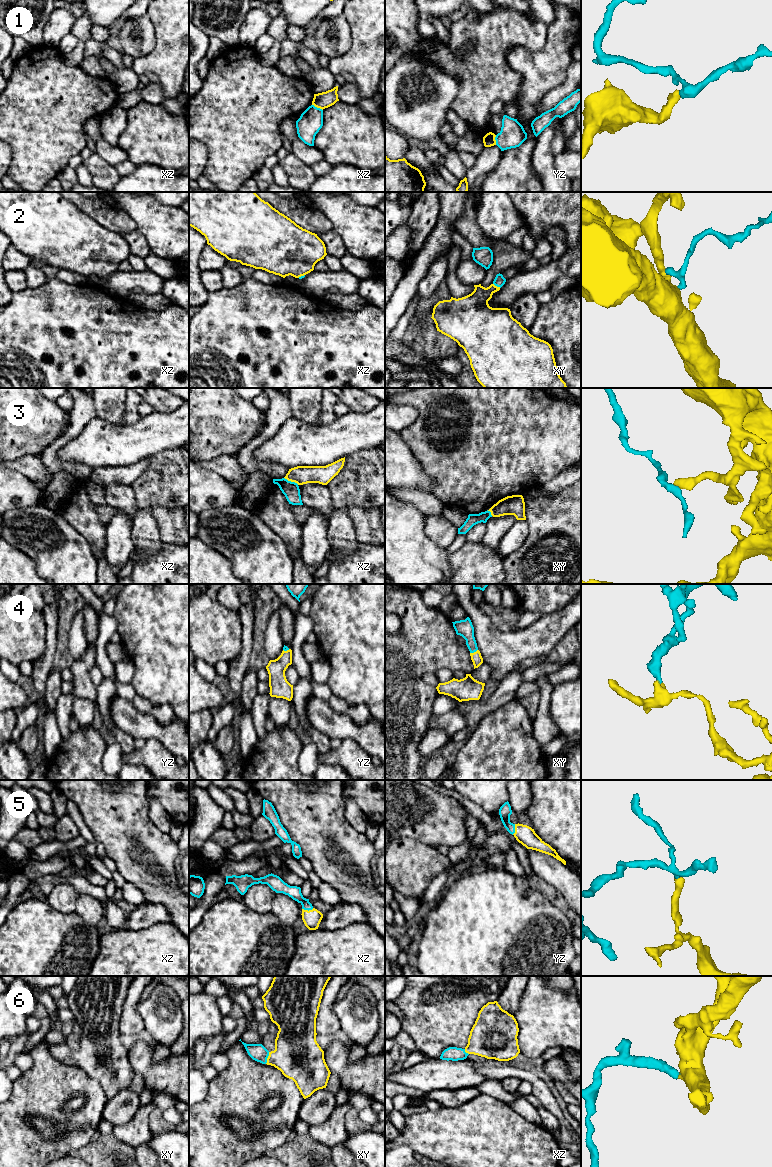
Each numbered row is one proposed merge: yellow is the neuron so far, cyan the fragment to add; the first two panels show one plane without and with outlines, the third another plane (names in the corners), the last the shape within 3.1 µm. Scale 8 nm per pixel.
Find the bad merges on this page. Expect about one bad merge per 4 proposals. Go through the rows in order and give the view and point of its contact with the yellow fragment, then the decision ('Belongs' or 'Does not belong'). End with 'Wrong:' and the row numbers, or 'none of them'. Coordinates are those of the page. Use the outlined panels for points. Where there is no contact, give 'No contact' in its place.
1: Touches yellow at xz (317, 107). Does not belong
2: Touches yellow at xy (496, 286). Belongs
3: Touches yellow at xz (291, 481). Does not belong
4: Touches yellow at xy (474, 652). Belongs
5: Touches yellow at xz (307, 910). Belongs
6: Touches yellow at xy (267, 1058). Belongs
Wrong: 1, 3

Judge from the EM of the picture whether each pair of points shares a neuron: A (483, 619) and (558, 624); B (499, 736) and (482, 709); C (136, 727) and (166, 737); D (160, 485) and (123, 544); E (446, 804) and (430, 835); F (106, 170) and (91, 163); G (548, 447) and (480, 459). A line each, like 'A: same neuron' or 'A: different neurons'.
A: same neuron
B: different neurons
C: same neuron
D: different neurons
E: same neuron
F: same neuron
G: same neuron

